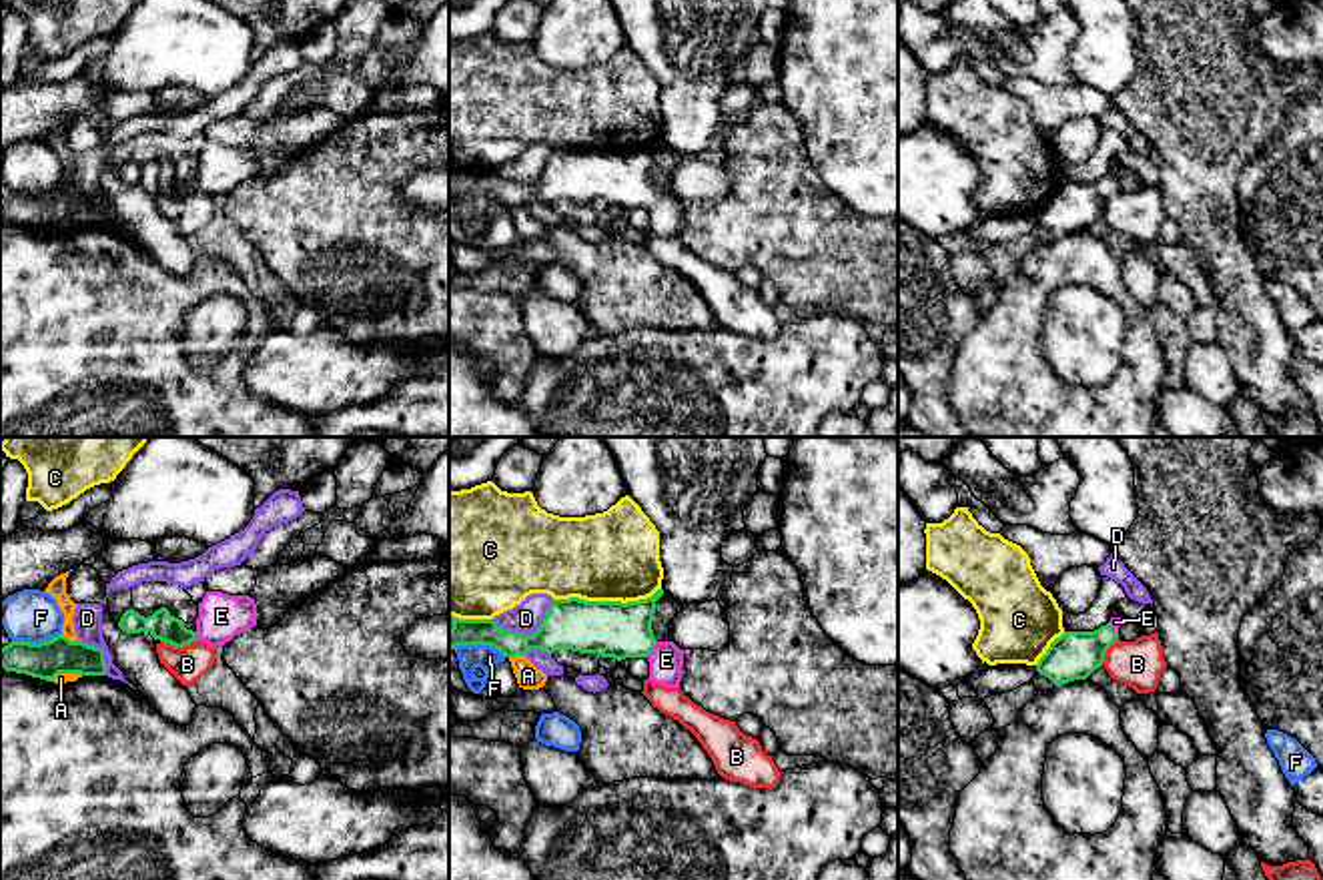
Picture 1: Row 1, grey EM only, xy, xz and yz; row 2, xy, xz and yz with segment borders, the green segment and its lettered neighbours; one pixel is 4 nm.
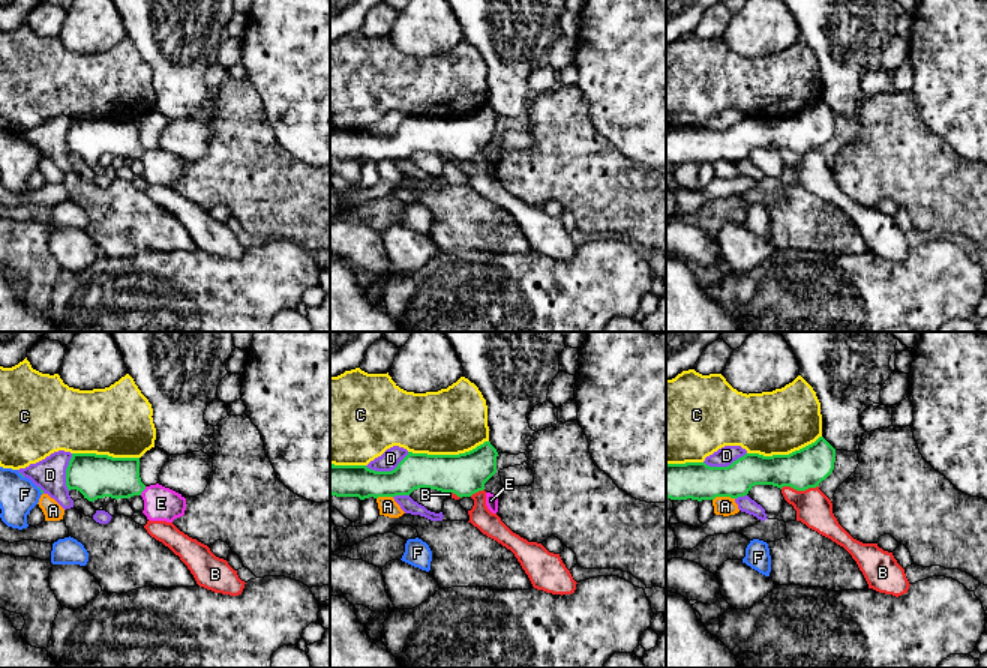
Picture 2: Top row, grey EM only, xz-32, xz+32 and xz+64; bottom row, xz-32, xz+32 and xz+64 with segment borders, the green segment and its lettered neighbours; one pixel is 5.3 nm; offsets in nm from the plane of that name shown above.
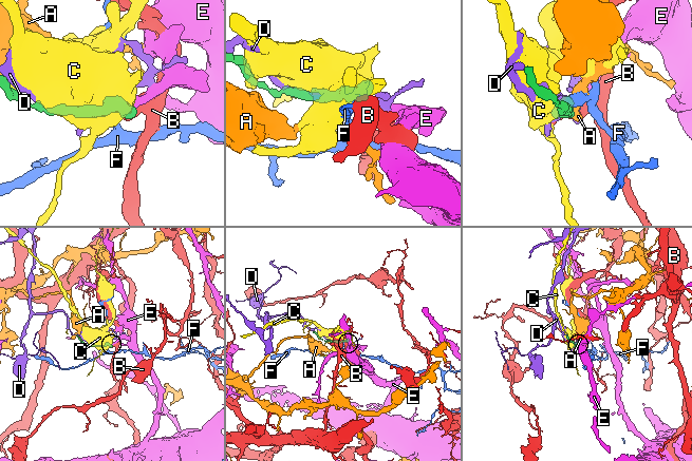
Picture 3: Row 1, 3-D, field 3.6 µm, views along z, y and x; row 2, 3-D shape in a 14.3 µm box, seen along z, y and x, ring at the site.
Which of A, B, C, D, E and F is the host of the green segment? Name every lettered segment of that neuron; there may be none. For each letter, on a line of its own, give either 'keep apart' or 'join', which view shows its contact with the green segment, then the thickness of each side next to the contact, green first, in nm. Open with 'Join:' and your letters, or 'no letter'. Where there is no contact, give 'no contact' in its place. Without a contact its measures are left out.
Join: E
A: keep apart | xy | 150/80 nm
B: keep apart | xy | 120/150 nm
C: keep apart | xz | 220/360 nm
D: keep apart | xz | 220/130 nm
E: join | xz | 220/140 nm
F: keep apart | xy | 150/220 nm

